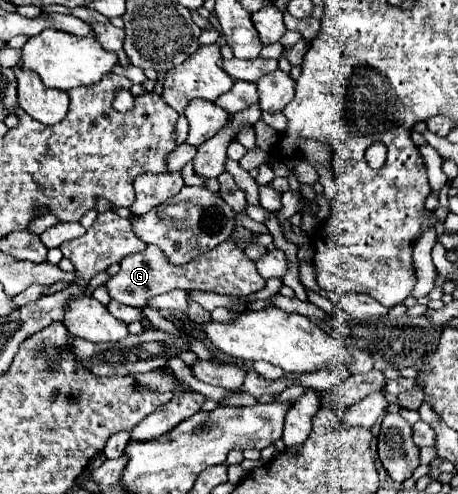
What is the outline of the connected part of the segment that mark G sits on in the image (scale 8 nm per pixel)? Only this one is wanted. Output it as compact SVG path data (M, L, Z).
M233 239L223 241L215 249L195 257L185 265L173 265L167 257L157 251L157 247L147 245L143 253L131 253L123 257L119 263L119 271L105 283L111 299L131 305L131 307L145 307L147 299L153 295L161 295L173 289L201 289L201 291L215 291L225 295L249 295L265 287L265 279L257 273L255 263L245 255L243 245L237 245Z

